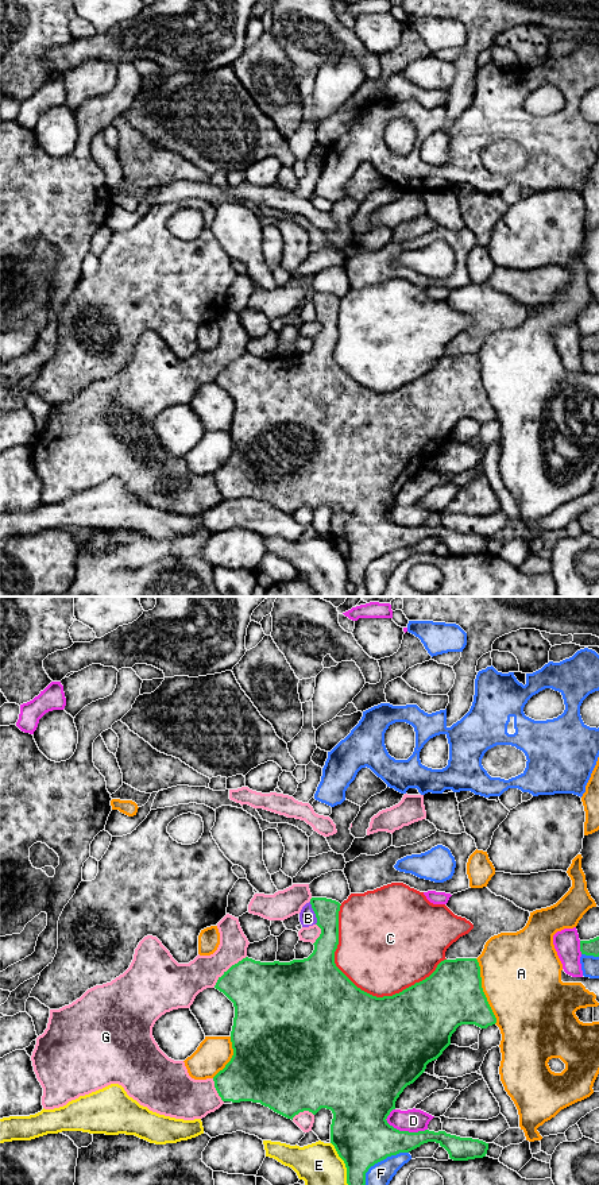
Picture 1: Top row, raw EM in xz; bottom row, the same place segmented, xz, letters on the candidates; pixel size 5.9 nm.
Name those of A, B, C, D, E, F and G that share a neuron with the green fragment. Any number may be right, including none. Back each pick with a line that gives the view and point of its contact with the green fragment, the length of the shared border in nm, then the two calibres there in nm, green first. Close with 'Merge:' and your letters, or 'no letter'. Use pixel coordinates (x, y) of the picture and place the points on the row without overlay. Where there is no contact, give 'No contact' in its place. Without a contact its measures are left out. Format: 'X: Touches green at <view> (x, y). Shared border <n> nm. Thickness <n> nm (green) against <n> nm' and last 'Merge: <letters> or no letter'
Merge: no letter

